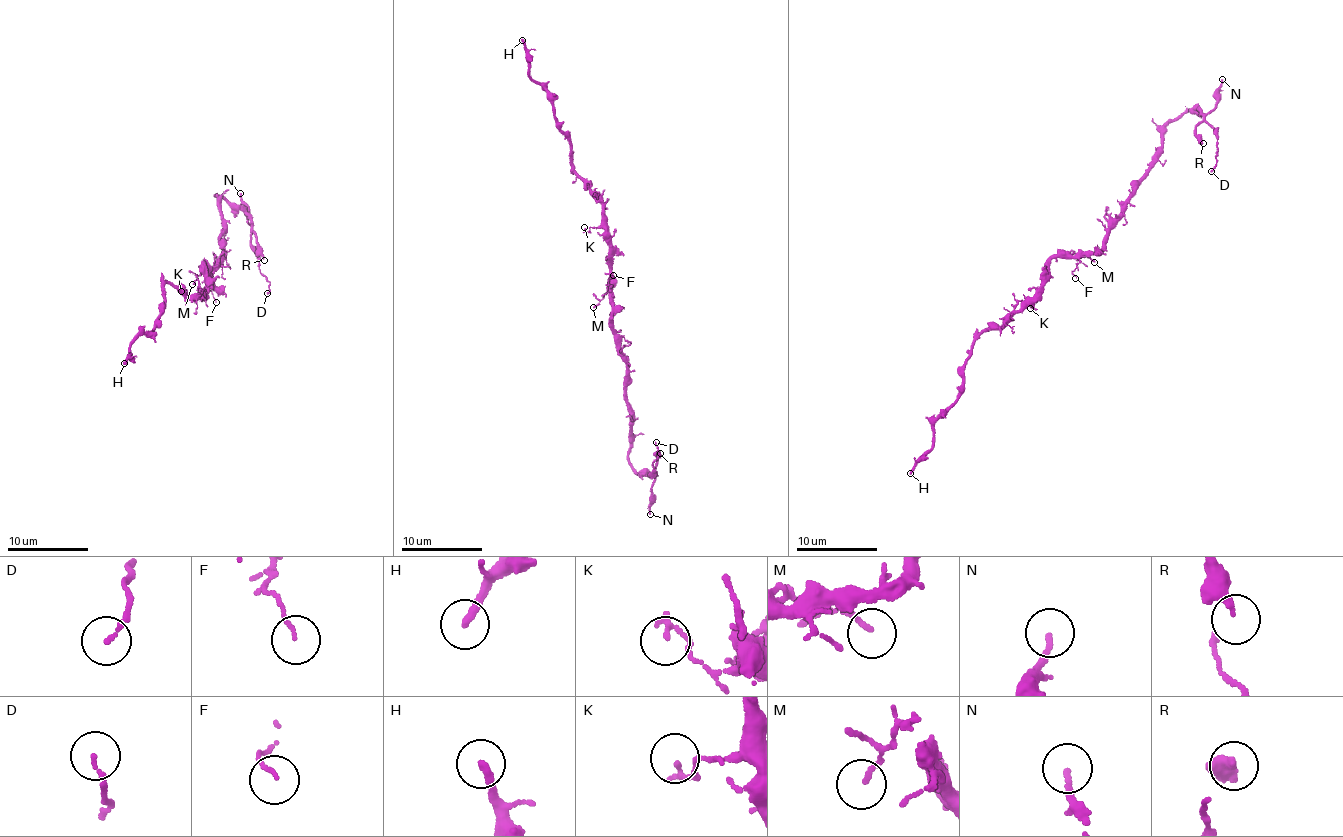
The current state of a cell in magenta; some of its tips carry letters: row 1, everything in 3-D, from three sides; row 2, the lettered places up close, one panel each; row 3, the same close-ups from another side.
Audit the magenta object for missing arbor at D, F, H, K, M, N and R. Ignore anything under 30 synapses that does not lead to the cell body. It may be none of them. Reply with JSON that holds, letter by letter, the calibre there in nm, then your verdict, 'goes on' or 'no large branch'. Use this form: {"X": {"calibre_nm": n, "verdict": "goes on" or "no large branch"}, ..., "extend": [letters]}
{"D": {"calibre_nm": 120, "verdict": "no large branch"}, "F": {"calibre_nm": 70, "verdict": "no large branch"}, "H": {"calibre_nm": 240, "verdict": "goes on"}, "K": {"calibre_nm": 150, "verdict": "no large branch"}, "M": {"calibre_nm": 140, "verdict": "no large branch"}, "N": {"calibre_nm": 150, "verdict": "no large branch"}, "R": {"calibre_nm": 280, "verdict": "no large branch"}, "extend": ["H"]}

